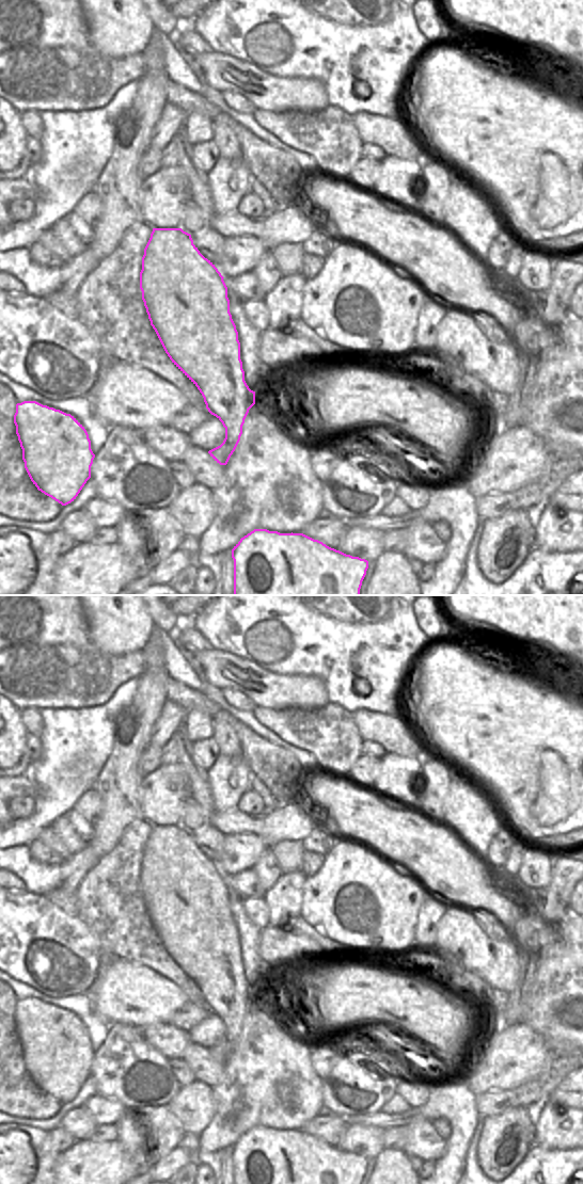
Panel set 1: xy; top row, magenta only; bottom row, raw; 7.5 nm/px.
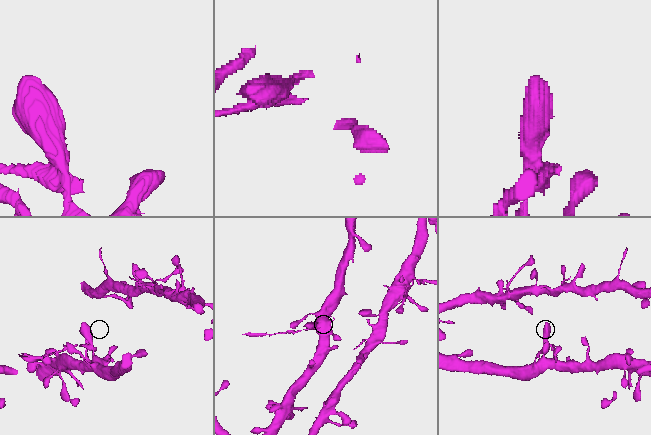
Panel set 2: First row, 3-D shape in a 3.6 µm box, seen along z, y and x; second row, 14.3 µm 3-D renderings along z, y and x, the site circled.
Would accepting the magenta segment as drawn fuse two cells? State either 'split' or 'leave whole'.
split

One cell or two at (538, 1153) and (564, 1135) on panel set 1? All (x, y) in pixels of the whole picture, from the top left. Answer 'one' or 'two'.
two

